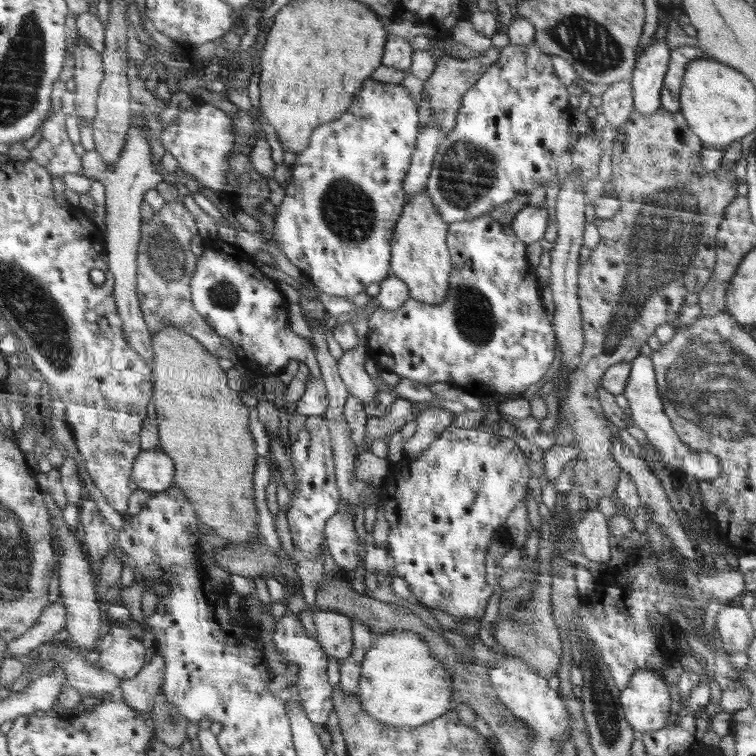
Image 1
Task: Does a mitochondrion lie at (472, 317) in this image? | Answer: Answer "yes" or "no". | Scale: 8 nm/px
yes

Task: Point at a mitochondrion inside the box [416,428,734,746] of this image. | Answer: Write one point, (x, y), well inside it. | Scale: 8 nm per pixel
(501, 716)

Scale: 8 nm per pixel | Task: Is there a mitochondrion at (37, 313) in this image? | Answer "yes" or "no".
yes

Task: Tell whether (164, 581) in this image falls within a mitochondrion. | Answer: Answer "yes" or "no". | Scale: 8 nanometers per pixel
no

